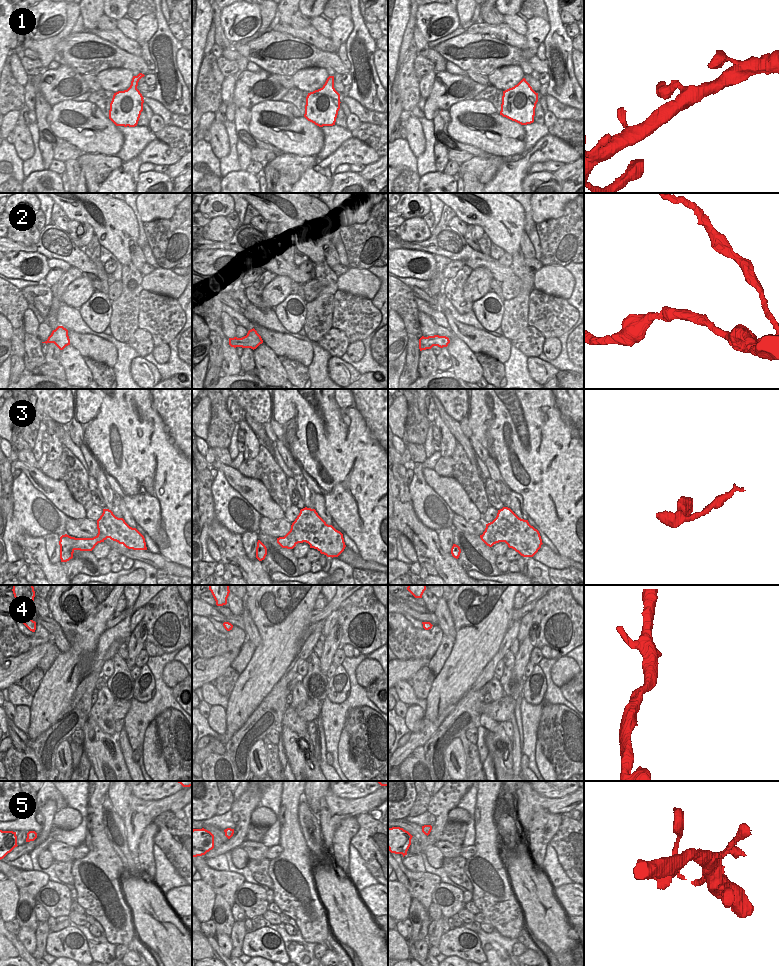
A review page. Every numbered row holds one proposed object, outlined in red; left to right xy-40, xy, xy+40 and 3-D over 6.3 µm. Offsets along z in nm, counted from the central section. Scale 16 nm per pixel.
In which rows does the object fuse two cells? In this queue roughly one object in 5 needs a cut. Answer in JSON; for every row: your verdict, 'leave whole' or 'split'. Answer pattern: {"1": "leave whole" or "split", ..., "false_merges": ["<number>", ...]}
{"1": "leave whole", "2": "leave whole", "3": "leave whole", "4": "leave whole", "5": "leave whole", "false_merges": []}

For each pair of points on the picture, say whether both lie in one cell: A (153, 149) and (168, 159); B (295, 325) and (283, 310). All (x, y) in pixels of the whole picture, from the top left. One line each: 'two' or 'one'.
A: one
B: one

